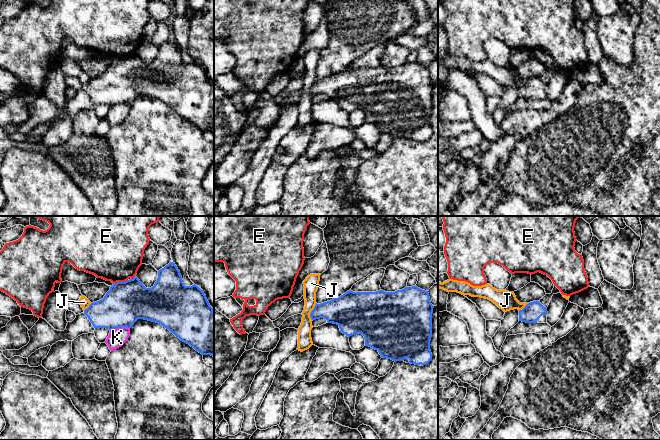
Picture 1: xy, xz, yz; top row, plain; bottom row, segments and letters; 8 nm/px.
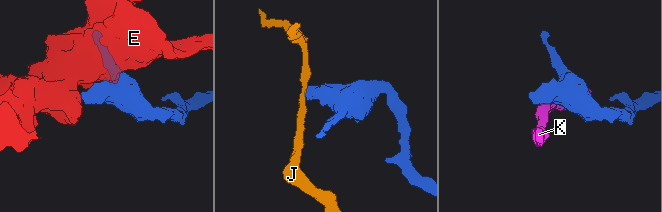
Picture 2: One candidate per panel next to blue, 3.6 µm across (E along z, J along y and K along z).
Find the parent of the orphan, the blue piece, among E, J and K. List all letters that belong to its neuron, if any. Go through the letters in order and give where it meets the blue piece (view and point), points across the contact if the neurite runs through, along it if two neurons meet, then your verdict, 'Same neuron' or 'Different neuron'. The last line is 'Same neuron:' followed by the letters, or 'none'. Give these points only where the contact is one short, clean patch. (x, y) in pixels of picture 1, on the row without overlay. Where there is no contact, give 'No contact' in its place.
E: Touches blue at xy (120, 58). Boundary: xy (127, 55), (113, 60). Different neuron
J: Touches blue at xz (311, 87). Boundary: xz (316, 79), (310, 89), (311, 95). Different neuron
K: Touches blue at xy (119, 103). Boundary: xy (129, 103), (116, 103), (110, 106). Different neuron
Same neuron: none

